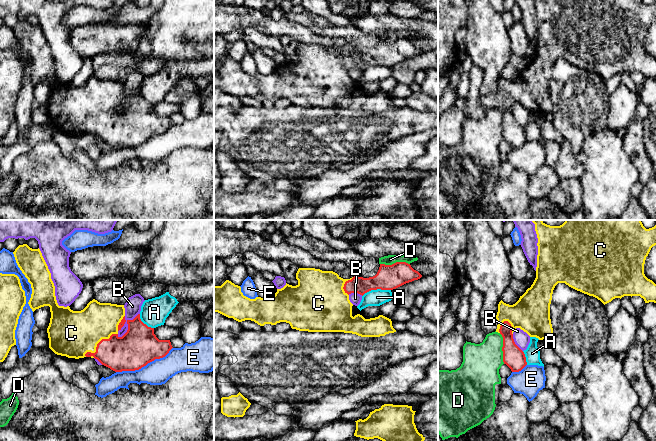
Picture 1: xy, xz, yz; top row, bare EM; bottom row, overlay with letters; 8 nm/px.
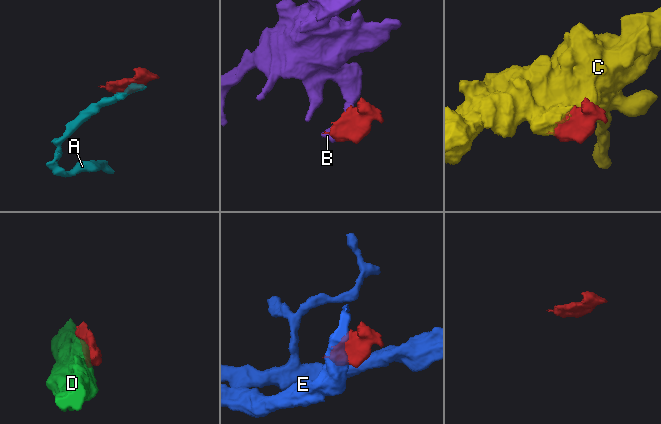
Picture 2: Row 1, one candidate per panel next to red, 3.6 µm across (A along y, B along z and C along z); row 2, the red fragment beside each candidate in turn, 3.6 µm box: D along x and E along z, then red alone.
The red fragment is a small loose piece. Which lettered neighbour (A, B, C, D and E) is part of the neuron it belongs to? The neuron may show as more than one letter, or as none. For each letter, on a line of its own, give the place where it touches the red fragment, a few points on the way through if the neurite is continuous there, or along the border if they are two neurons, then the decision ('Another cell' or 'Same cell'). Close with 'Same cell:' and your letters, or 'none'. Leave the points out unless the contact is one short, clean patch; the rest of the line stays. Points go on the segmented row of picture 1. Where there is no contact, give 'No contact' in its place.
A: Touches red at xz (376, 289). Another cell
B: Touches red at xy (127, 323). Another cell
C: Touches red at xy (98, 343). Same cell
D: Touches red at yz (502, 348). Another cell
E: Touches red at xy (144, 365). Another cell
Same cell: C

